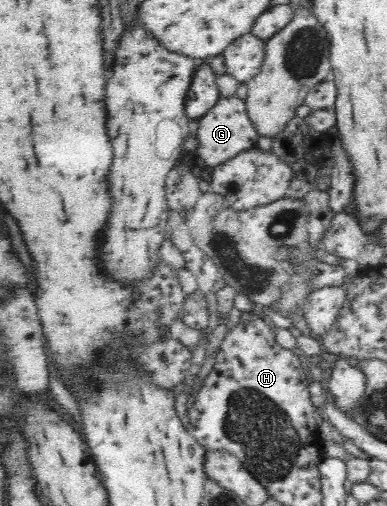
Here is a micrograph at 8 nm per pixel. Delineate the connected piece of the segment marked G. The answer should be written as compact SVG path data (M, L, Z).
M242 94L229 95L227 98L221 97L217 104L197 121L197 128L195 136L199 146L194 153L203 159L209 169L239 155L241 151L251 149L251 145L262 142L261 135L257 133L257 129L247 115Z

